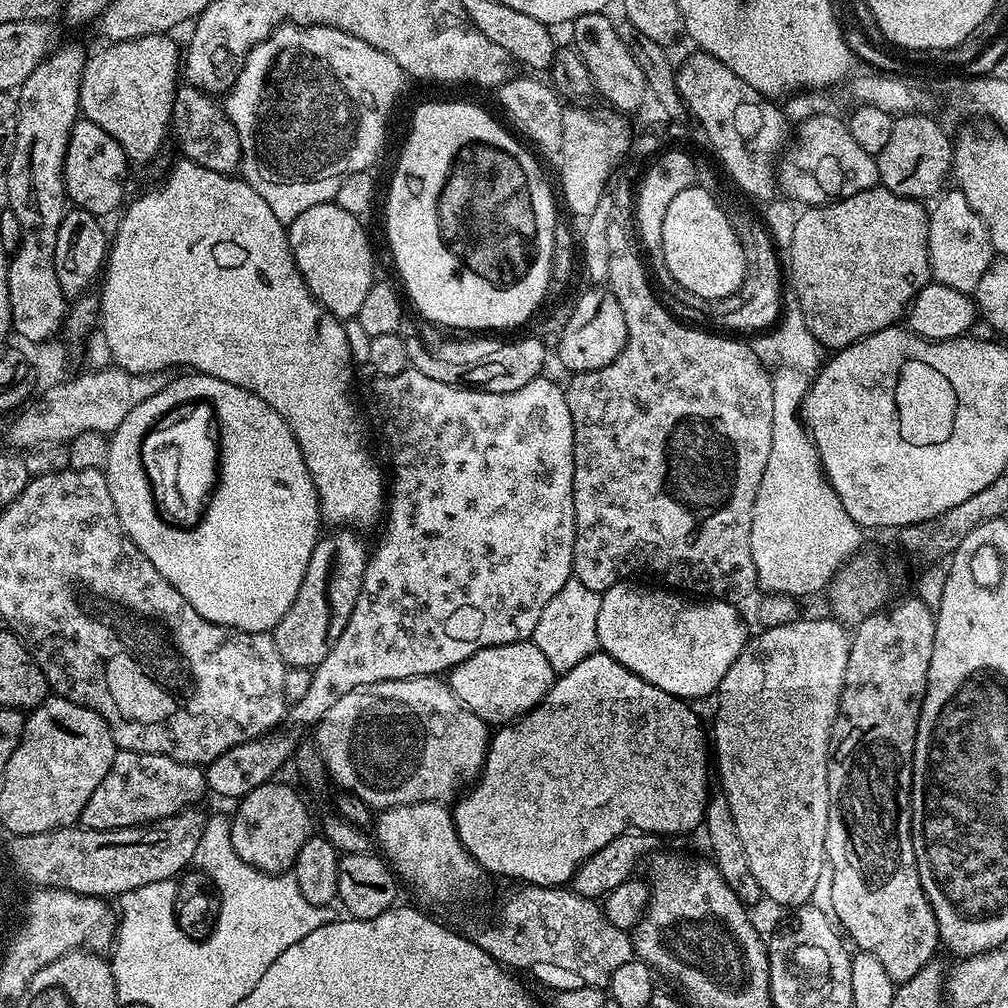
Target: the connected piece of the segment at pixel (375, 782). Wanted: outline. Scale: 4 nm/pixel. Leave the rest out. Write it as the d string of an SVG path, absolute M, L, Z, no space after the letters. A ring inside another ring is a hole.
M439 675L415 676L414 678L383 680L373 684L363 684L354 690L350 690L350 694L342 694L342 698L338 698L338 702L334 702L334 706L330 706L330 710L320 720L314 732L314 739L324 759L327 775L332 780L336 779L343 791L357 795L362 802L367 804L368 808L383 810L385 808L393 808L399 804L419 804L421 800L444 802L447 801L447 796L459 784L465 783L464 785L467 785L469 782L475 781L480 775L480 769L483 768L484 759L488 753L490 728L482 718L478 718L478 714L474 714L460 703L460 699L454 694L454 690L448 684L447 679L441 678Z

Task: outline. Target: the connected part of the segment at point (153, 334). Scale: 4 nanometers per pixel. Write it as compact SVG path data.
M185 158L180 162L181 164L173 166L172 173L165 178L161 188L138 197L132 205L129 203L123 209L124 217L116 228L116 236L114 232L111 237L106 267L102 272L104 289L98 292L98 324L104 330L107 344L110 345L112 364L135 376L143 376L145 372L168 372L172 368L188 369L196 374L216 376L222 382L230 382L239 391L249 392L255 399L264 400L266 406L273 408L277 416L284 419L284 424L290 426L302 450L302 463L310 470L311 480L320 499L319 519L323 523L325 520L332 524L328 526L343 526L348 530L365 530L379 520L381 523L386 512L386 476L385 473L384 476L380 473L380 468L364 441L364 428L360 425L356 404L352 401L352 348L348 345L348 332L344 329L347 327L310 294L300 271L296 269L287 227L278 218L274 218L274 210L266 206L266 198L262 198L258 190L235 175L216 173Z

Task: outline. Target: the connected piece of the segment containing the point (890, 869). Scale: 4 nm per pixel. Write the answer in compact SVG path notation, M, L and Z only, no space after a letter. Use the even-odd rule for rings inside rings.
M909 598L901 602L897 608L889 607L887 610L881 610L875 612L873 616L868 616L858 625L855 625L854 631L851 633L852 638L852 649L850 650L850 658L846 662L846 678L844 679L844 689L840 695L840 715L836 717L836 724L832 727L832 751L828 754L828 793L830 794L830 810L828 811L828 825L826 826L826 854L828 855L827 861L830 866L833 867L833 904L834 910L832 916L838 921L839 927L846 933L848 931L847 939L853 940L855 947L861 952L869 952L878 958L879 962L882 962L882 967L886 970L886 974L892 981L895 981L897 985L902 985L907 982L910 978L914 978L914 974L918 974L918 970L922 970L922 966L933 963L934 957L932 956L938 949L940 944L940 935L938 934L938 928L936 926L936 919L934 918L934 912L930 910L930 902L926 898L926 894L922 890L920 885L920 879L918 878L918 870L916 869L916 859L914 858L914 846L912 845L912 822L907 815L900 816L900 804L907 805L909 803L912 794L912 751L914 750L914 742L916 741L916 731L918 730L918 718L920 717L920 711L922 710L922 702L924 701L924 695L926 694L926 682L928 681L928 671L930 670L930 654L934 650L934 630L936 629L936 618L933 609L925 606L923 602L915 598Z

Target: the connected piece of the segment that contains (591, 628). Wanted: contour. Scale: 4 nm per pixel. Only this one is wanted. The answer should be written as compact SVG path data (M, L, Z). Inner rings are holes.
M575 578L568 580L554 598L542 610L542 618L538 618L538 626L534 626L532 643L546 654L550 666L556 673L569 672L582 662L582 658L592 655L598 648L598 606L600 593L582 586Z

